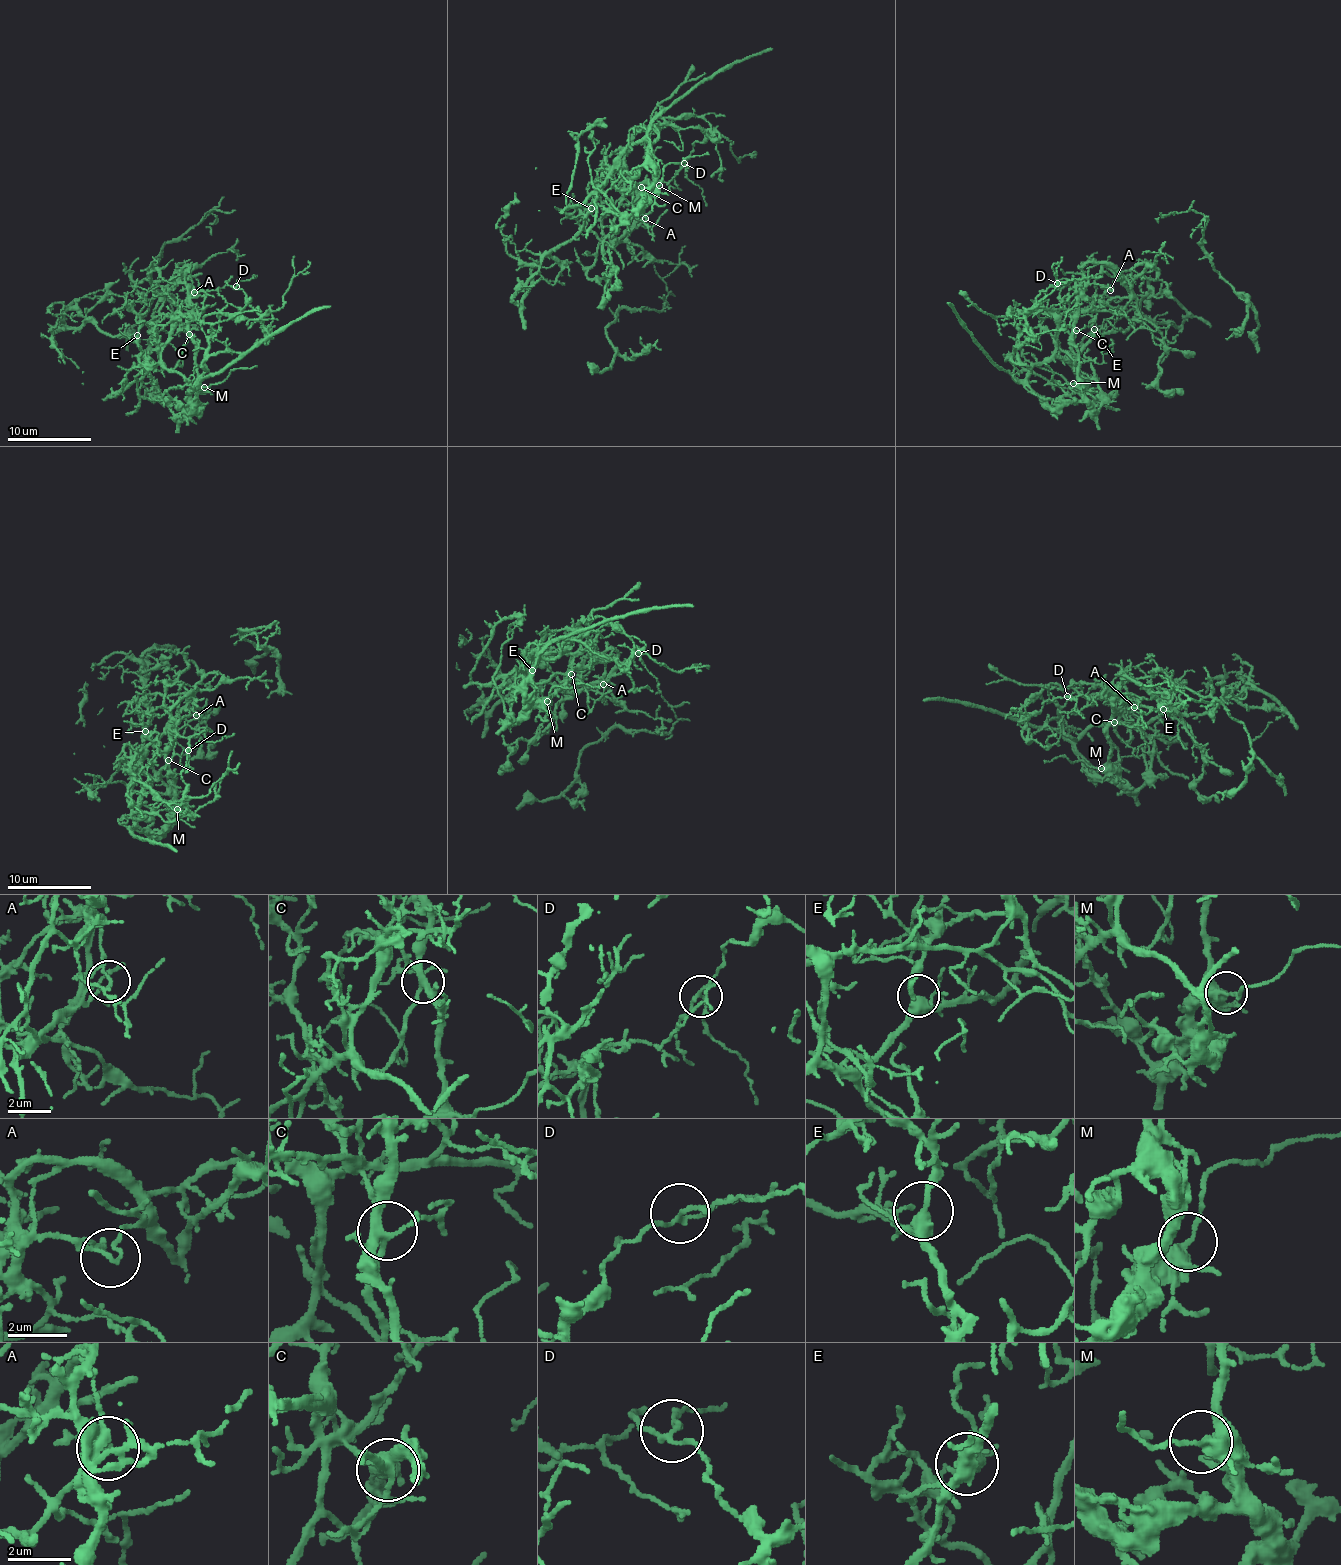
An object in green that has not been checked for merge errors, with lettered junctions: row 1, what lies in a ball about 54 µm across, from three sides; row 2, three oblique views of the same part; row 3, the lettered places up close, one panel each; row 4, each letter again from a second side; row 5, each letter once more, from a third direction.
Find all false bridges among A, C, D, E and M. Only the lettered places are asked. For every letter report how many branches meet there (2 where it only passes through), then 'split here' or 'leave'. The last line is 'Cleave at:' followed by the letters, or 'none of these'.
A: branches 3; split here
C: branches 6; leave
D: branches 3; leave
E: branches 3; leave
M: branches 3; leave
Cleave at: A

